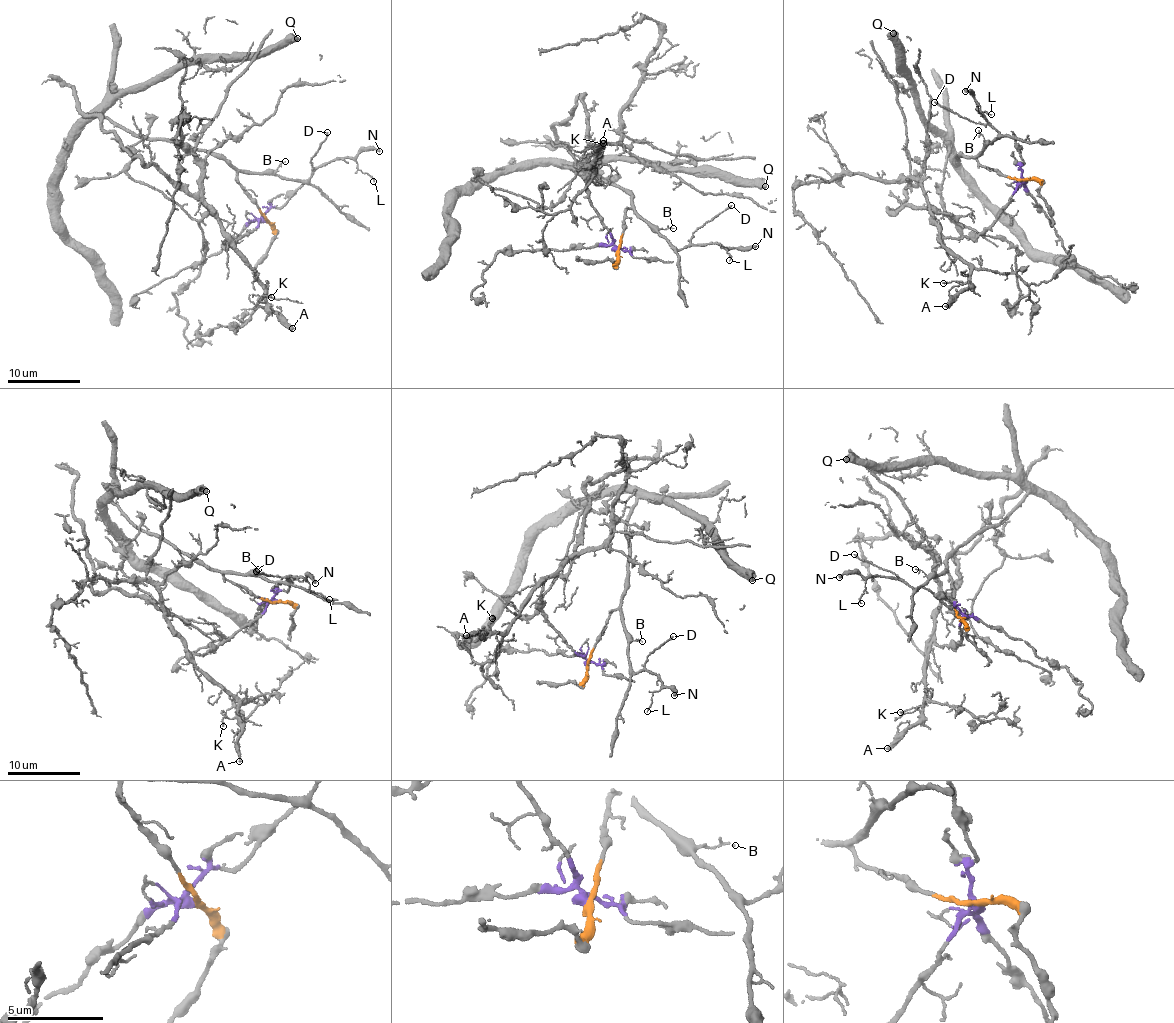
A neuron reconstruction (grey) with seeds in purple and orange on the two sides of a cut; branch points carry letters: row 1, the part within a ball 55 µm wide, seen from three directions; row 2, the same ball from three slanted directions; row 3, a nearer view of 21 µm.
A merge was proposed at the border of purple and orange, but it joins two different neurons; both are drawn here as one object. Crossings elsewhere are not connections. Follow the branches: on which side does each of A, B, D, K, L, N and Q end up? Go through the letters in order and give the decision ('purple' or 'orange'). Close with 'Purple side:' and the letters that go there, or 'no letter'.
A: purple
B: orange
D: orange
K: purple
L: orange
N: orange
Q: orange
Purple side: A, K

